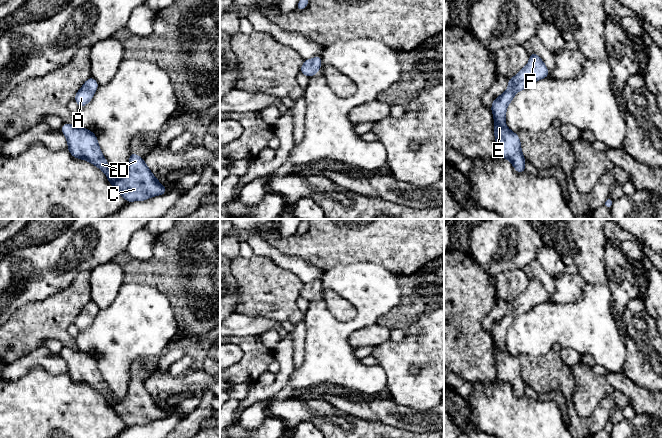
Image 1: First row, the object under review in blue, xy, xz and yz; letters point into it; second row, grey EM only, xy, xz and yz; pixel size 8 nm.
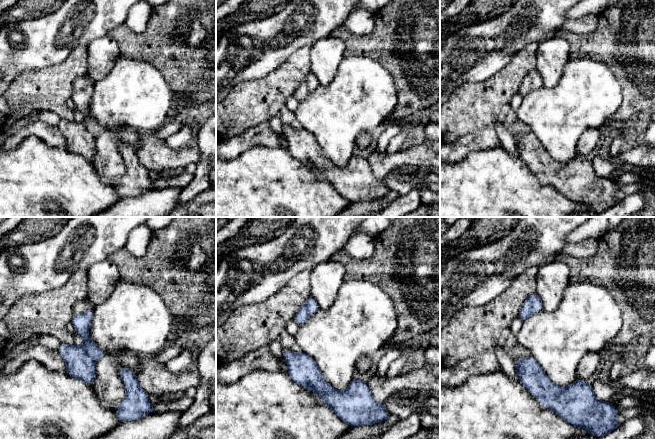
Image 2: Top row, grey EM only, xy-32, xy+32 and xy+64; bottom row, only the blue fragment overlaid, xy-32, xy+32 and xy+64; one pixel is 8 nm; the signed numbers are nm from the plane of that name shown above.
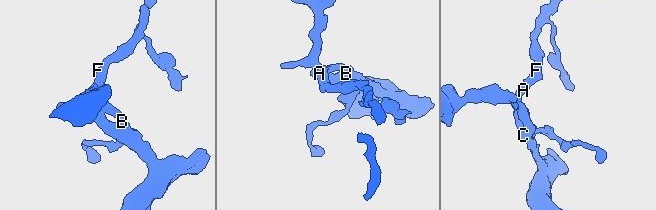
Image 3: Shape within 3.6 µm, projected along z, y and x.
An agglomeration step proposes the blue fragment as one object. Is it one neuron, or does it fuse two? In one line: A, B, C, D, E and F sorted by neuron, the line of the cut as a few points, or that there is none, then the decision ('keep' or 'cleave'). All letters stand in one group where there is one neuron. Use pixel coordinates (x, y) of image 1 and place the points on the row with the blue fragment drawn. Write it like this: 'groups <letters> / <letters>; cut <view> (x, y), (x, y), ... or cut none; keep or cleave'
groups A B C D E F; cut none; keep

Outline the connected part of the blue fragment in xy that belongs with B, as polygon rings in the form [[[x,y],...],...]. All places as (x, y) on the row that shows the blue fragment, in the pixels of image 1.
[[[64,123],[61,128],[67,139],[68,151],[77,158],[90,162],[101,169],[108,182],[127,202],[144,201],[163,195],[167,189],[157,180],[140,156],[130,153],[127,173],[116,178],[107,160],[103,157],[96,135],[89,129]]]

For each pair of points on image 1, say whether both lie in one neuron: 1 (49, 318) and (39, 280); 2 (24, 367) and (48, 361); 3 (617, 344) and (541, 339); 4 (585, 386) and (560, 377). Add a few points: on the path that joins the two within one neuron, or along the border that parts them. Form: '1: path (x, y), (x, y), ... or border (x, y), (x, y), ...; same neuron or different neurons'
1: border (65, 288), (44, 299), (27, 302), (22, 306); different neurons
2: path (30, 361), (42, 361); same neuron
3: path (598, 336), (560, 336); same neuron
4: border (570, 367), (575, 381), (574, 406); different neurons

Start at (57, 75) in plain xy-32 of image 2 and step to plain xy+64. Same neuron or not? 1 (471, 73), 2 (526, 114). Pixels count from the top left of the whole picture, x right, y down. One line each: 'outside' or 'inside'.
1: outside
2: outside

